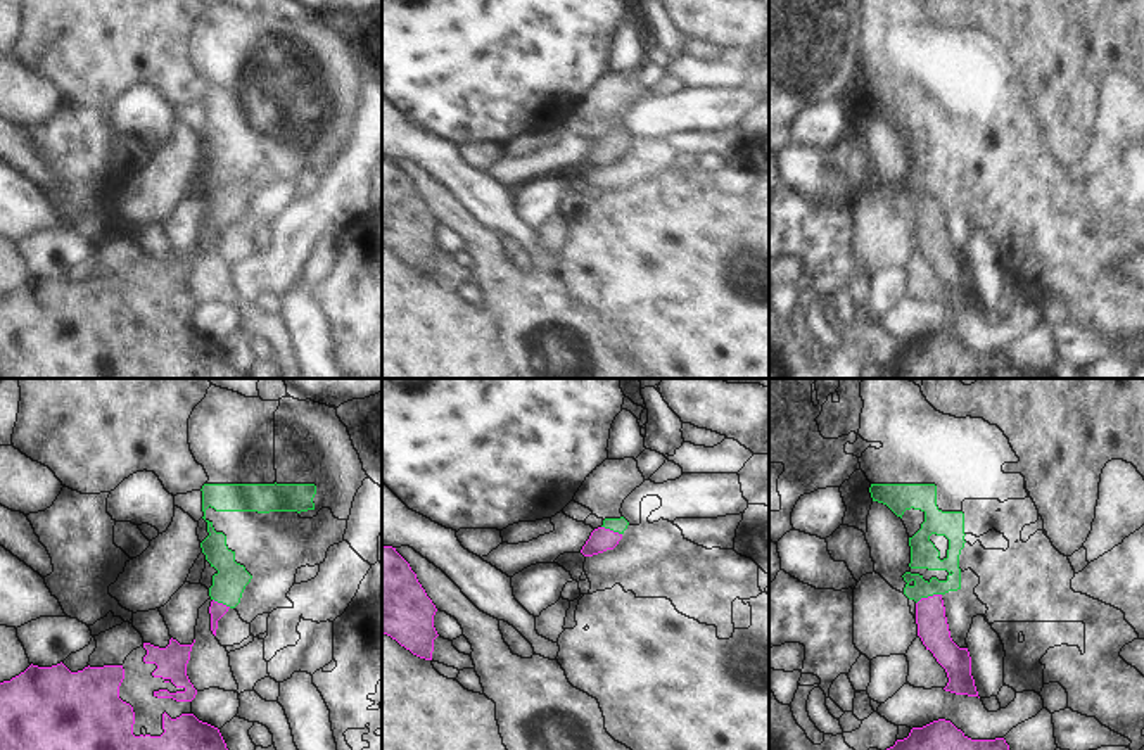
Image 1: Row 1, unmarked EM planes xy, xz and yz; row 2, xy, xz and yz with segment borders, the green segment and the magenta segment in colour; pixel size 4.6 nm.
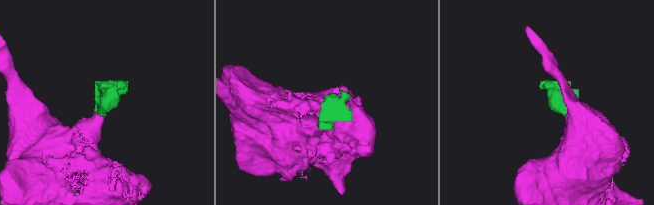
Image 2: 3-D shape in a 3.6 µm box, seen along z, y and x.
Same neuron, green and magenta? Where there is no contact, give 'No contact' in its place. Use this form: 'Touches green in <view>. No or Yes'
Touches green in yz. Yes.

